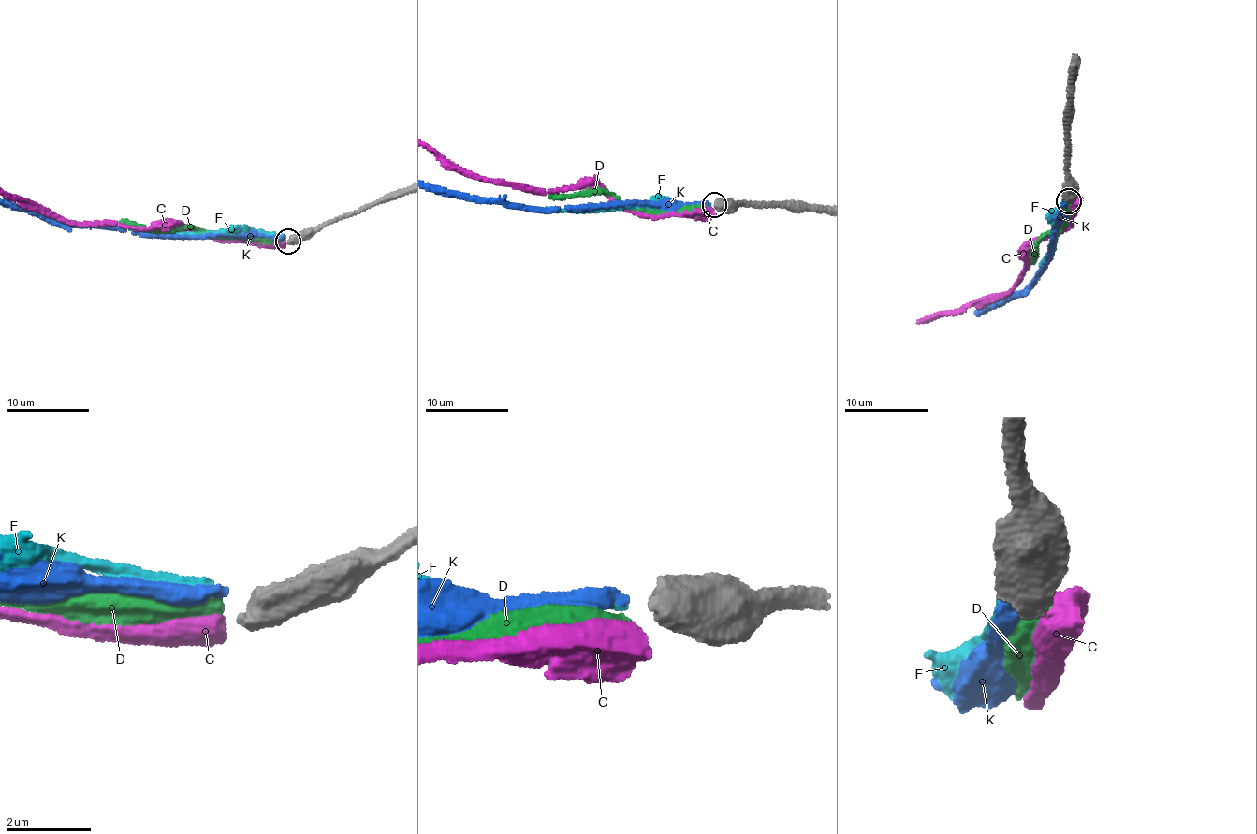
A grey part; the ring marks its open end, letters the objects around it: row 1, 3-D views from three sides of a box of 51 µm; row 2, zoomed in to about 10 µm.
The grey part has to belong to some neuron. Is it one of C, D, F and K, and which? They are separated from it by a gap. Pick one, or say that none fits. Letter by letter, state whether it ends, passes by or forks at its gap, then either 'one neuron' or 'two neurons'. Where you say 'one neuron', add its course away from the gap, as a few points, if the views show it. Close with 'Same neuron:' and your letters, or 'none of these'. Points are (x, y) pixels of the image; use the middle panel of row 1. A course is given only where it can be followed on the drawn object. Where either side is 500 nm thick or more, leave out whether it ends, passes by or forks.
C: two neurons
D: two neurons
F: two neurons
K: one neuron
Same neuron: K

